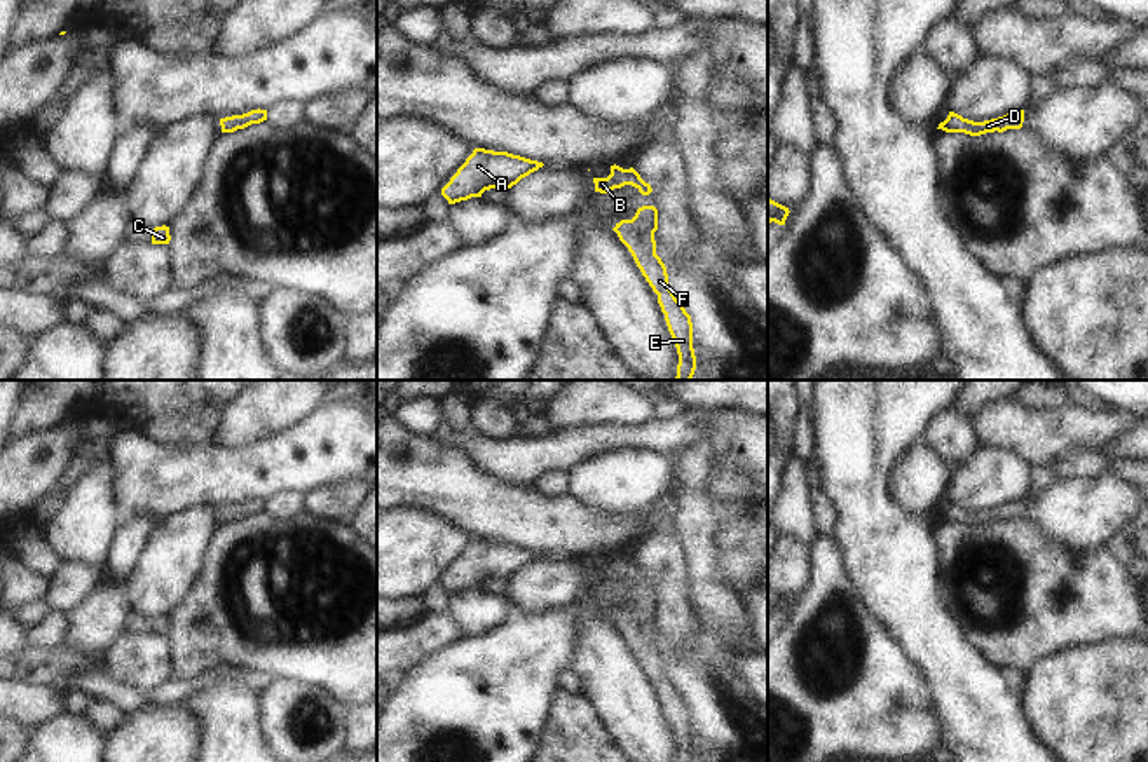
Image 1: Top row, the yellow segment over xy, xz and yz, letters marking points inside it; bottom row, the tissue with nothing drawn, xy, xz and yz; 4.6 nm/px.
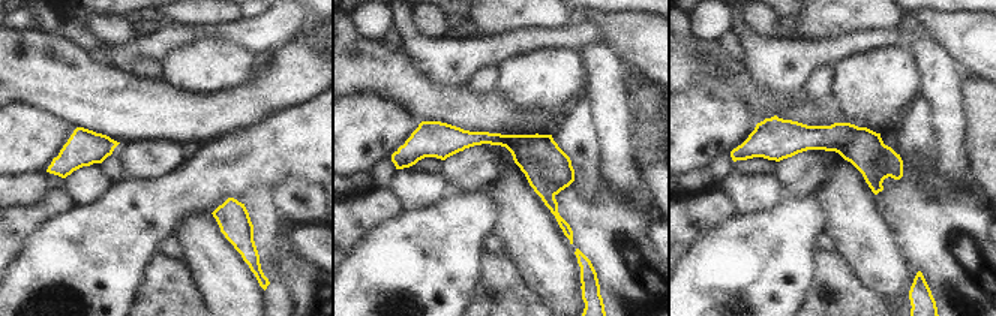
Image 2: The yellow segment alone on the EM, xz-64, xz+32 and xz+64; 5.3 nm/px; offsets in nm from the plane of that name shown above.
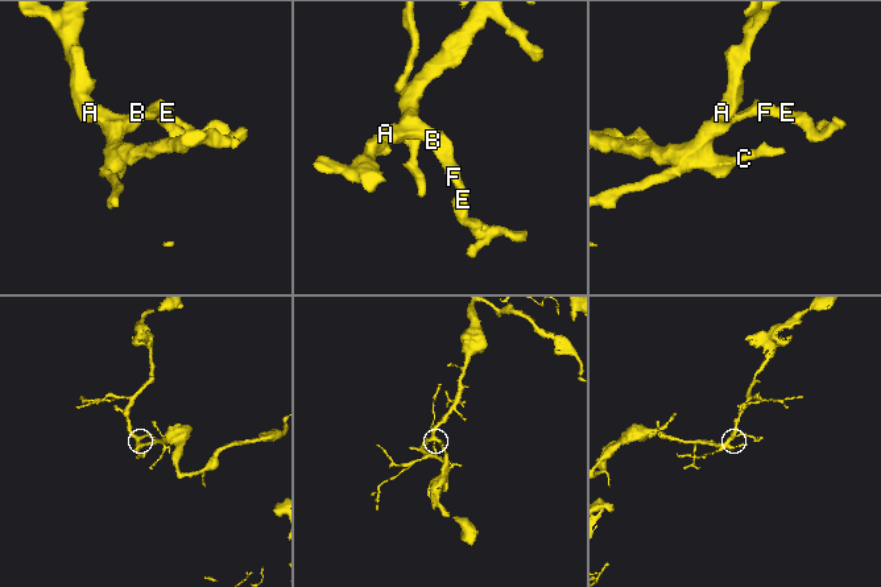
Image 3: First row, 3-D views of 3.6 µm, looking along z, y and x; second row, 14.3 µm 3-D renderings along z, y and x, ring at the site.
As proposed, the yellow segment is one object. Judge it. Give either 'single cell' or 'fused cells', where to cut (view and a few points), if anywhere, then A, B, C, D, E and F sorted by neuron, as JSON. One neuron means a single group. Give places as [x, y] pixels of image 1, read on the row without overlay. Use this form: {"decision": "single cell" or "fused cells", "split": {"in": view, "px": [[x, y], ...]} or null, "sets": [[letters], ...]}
{"decision": "single cell", "split": null, "sets": [["A", "B", "C", "D", "E", "F"]]}

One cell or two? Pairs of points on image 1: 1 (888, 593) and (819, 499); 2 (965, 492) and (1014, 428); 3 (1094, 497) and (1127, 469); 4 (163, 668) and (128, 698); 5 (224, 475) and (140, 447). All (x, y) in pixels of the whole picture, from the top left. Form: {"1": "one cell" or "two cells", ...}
{"1": "two cells", "2": "two cells", "3": "two cells", "4": "two cells", "5": "one cell"}

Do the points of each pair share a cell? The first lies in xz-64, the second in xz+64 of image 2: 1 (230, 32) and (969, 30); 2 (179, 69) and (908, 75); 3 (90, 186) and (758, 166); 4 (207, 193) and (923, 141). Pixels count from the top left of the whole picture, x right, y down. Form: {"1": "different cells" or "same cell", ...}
{"1": "different cells", "2": "same cell", "3": "different cells", "4": "different cells"}

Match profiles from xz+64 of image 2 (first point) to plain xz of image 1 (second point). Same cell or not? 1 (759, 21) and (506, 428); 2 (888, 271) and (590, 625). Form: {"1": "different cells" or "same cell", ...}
{"1": "same cell", "2": "same cell"}

